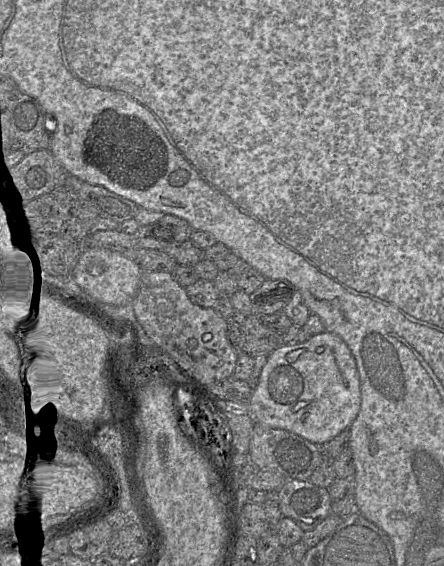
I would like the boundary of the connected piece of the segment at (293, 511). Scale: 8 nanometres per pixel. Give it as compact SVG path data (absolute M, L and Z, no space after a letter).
M286 479L277 493L283 516L293 519L304 532L331 514L333 501L328 490L310 480Z

